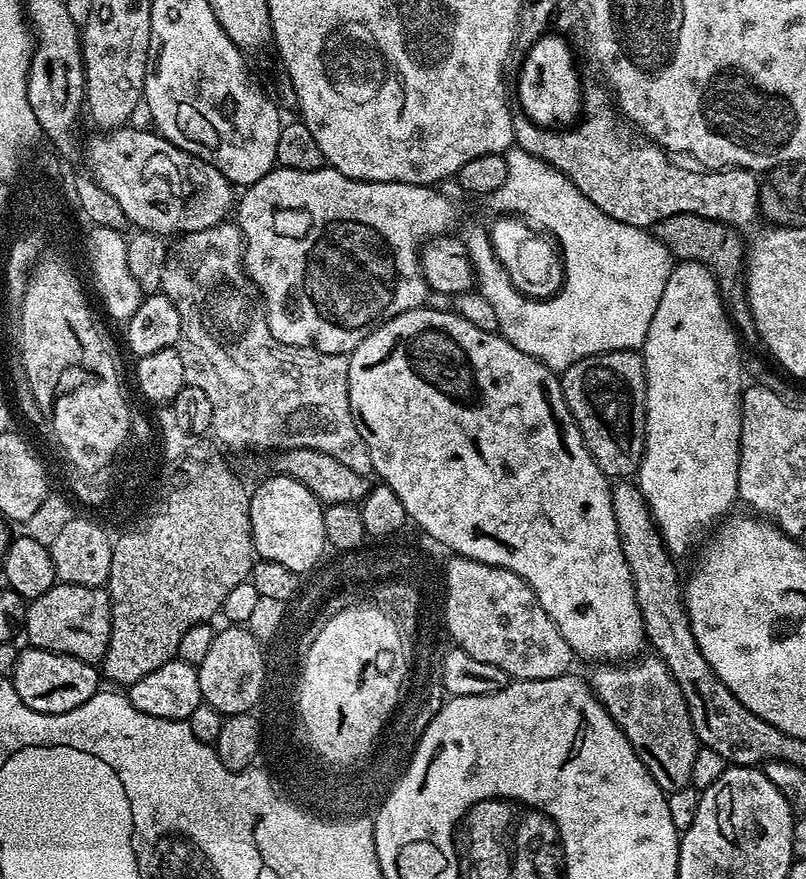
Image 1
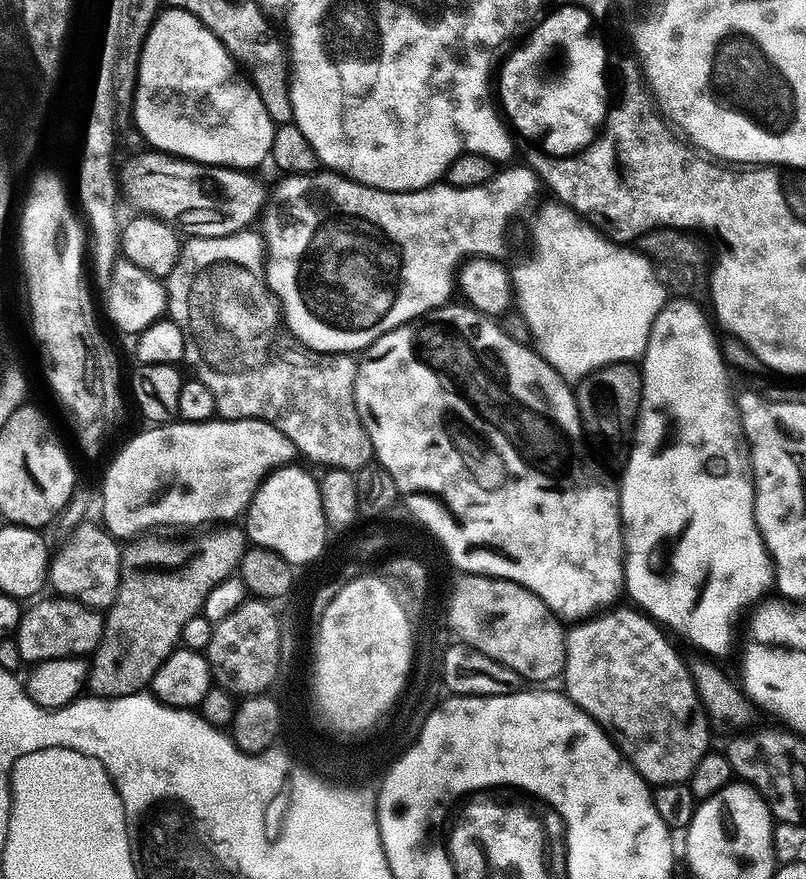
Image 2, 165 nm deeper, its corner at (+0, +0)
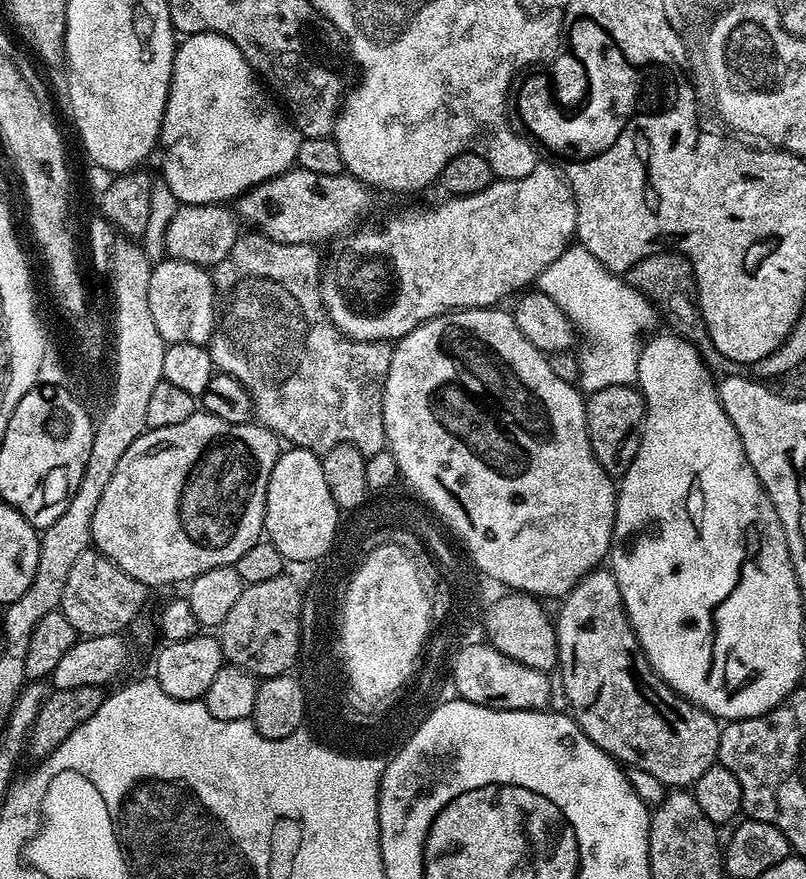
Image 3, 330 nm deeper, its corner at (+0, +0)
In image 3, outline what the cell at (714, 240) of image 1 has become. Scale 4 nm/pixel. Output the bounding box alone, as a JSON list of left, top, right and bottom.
[626,250,738,374]

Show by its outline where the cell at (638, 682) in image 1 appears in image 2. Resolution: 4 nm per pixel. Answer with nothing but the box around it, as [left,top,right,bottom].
[563,607,712,785]

